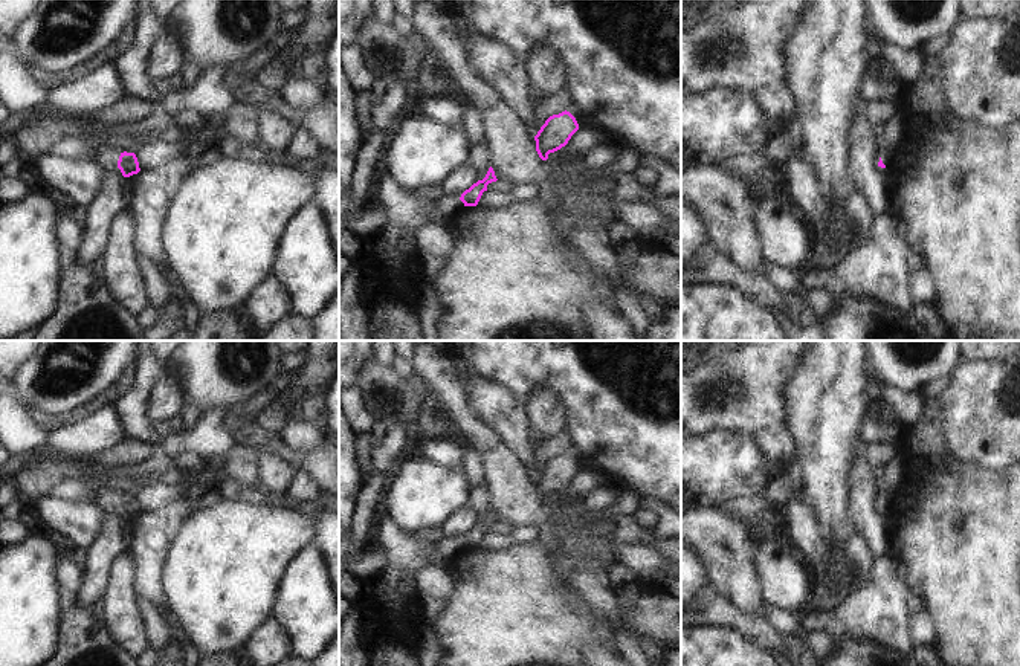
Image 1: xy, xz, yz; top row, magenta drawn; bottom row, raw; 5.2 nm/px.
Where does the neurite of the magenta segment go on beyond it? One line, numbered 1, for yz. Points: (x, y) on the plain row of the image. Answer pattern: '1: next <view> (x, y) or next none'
1: next yz (886, 498)

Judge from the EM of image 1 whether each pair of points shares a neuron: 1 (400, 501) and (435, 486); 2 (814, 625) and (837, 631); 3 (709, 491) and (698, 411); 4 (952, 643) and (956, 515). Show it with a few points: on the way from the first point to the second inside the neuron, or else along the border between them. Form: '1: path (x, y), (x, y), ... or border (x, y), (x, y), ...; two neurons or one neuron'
1: path (409, 501), (426, 495); one neuron
2: path (820, 625), (831, 625); one neuron
3: border (736, 428), (710, 428), (697, 434); two neurons
4: path (956, 611), (956, 547); one neuron

